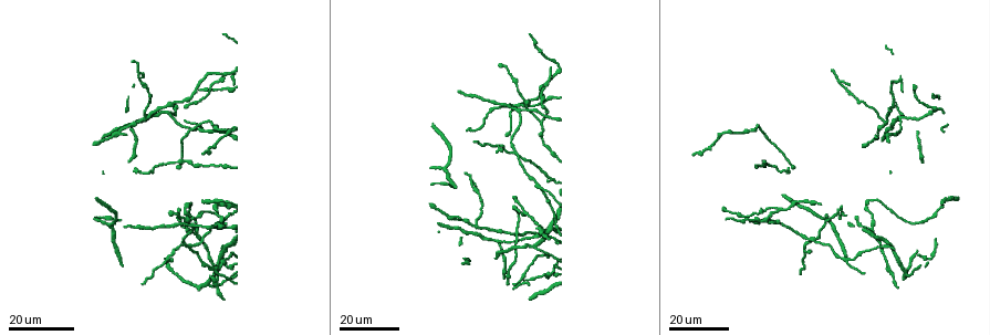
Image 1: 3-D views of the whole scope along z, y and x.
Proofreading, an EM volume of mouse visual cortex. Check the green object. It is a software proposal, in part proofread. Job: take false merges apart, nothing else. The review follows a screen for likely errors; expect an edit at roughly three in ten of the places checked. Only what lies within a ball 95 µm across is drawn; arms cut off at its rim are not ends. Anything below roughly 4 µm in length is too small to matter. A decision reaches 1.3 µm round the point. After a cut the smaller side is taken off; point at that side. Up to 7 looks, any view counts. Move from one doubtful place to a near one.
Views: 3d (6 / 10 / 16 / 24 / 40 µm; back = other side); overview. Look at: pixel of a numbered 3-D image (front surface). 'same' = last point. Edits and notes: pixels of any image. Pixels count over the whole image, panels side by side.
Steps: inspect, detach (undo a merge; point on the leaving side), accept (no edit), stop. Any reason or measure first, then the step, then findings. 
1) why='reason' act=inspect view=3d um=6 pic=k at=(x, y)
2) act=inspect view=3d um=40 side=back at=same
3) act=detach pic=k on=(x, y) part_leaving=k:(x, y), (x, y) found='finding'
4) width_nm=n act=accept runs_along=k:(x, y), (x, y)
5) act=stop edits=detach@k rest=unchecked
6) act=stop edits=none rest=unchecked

act=inspect view=3d um=16 pic=1 at=(215, 207)

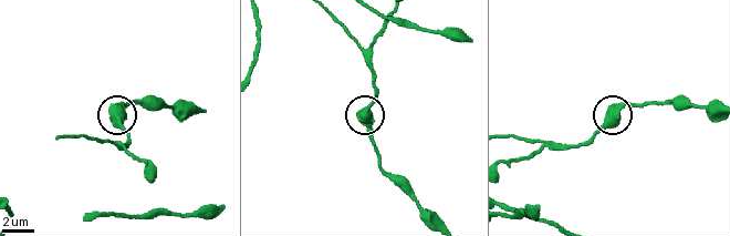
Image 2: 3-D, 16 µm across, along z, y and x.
act=inspect view=3d um=10 pic=2 at=(111, 108)

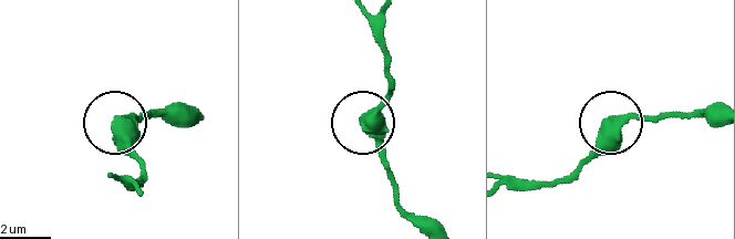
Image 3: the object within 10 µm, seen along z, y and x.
act=inspect view=3d um=10 side=back pic=3 at=(119, 123)

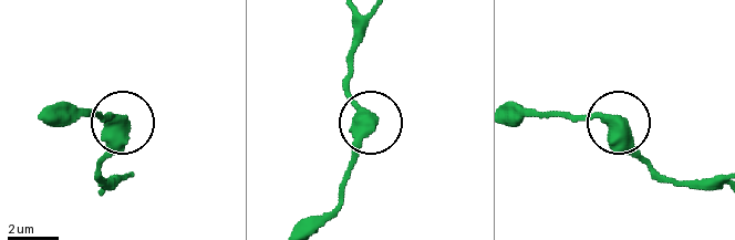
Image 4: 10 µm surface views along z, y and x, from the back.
act=accept runs_along=4:(720, 180), (669, 178), (619, 125), (593, 116), (545, 116) found='one neuron here'

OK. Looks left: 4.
why='small branch off a trunk' act=inspect view=3d um=24 pic=1 at=(769, 223)

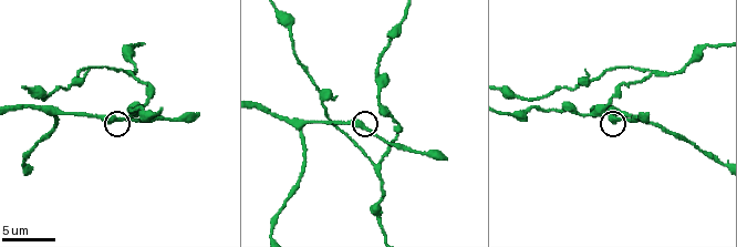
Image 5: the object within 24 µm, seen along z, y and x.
act=inspect view=3d um=10 pic=5 at=(369, 132)

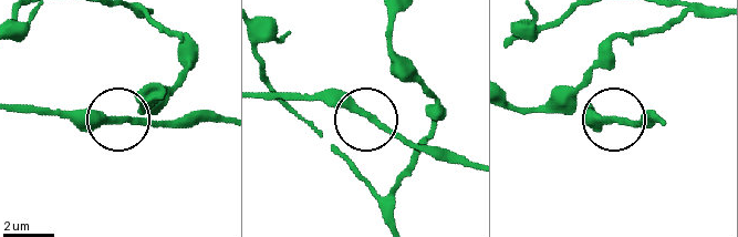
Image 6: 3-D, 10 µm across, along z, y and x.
arms=3 act=accept runs_along=6:(12, 110), (94, 110), (126, 122), (168, 122) found='all the same neuron'

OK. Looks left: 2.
act=inspect view=3d um=10 pic=5 at=(82, 68)

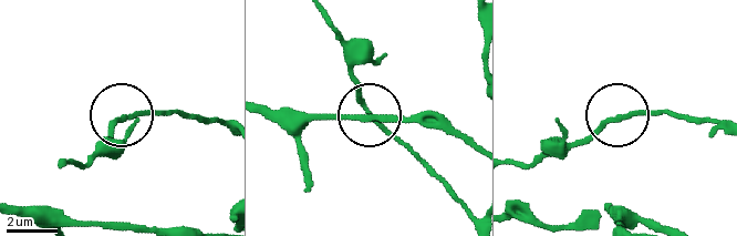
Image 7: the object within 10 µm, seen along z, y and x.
act=inspect view=3d um=6 pic=7 at=(620, 120)

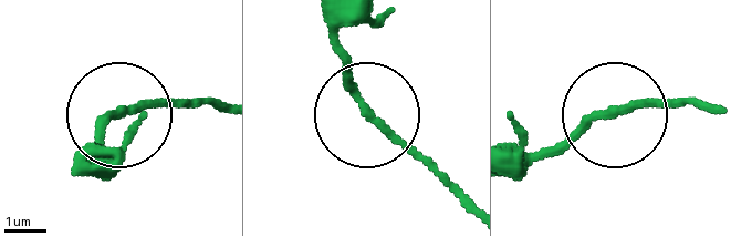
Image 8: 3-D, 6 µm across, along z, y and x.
act=accept runs_along=8:(470, 208), (375, 123), (332, 31) found='continuous, no second neuron'

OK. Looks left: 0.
act=stop edits=none rest=unchecked

